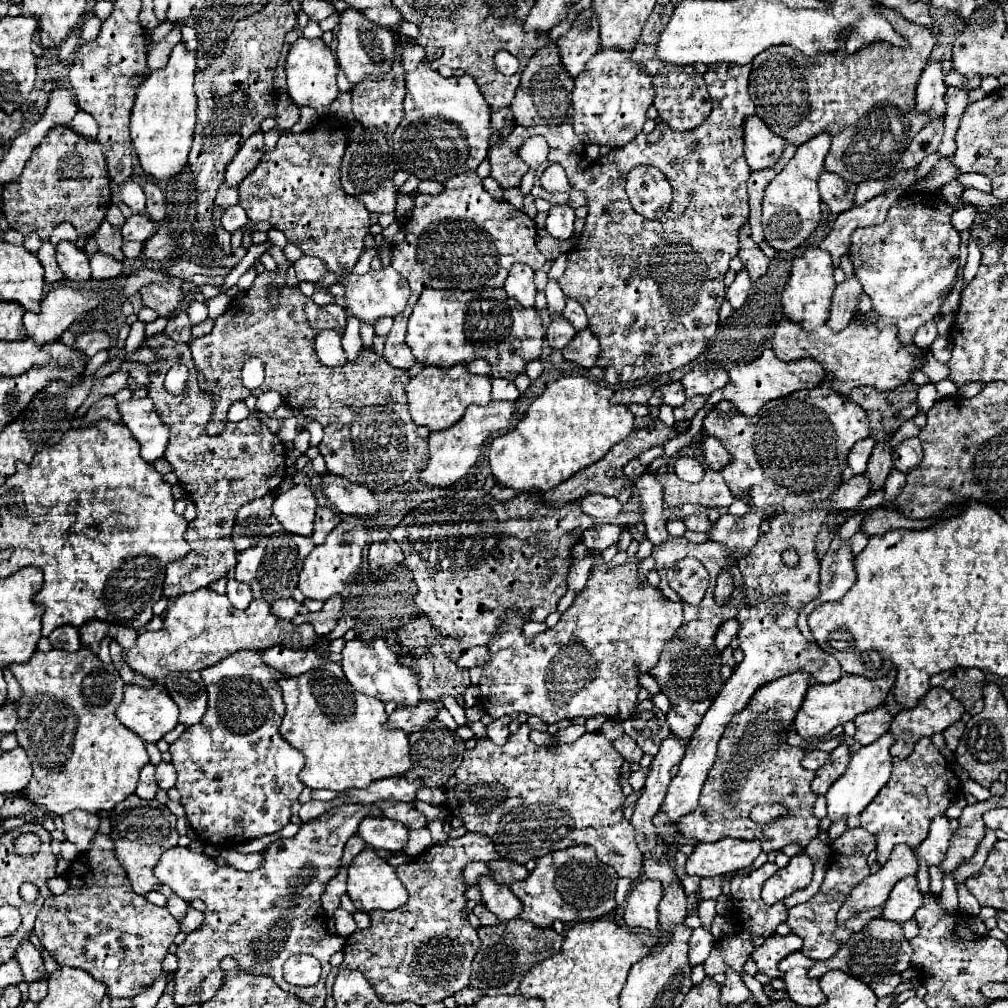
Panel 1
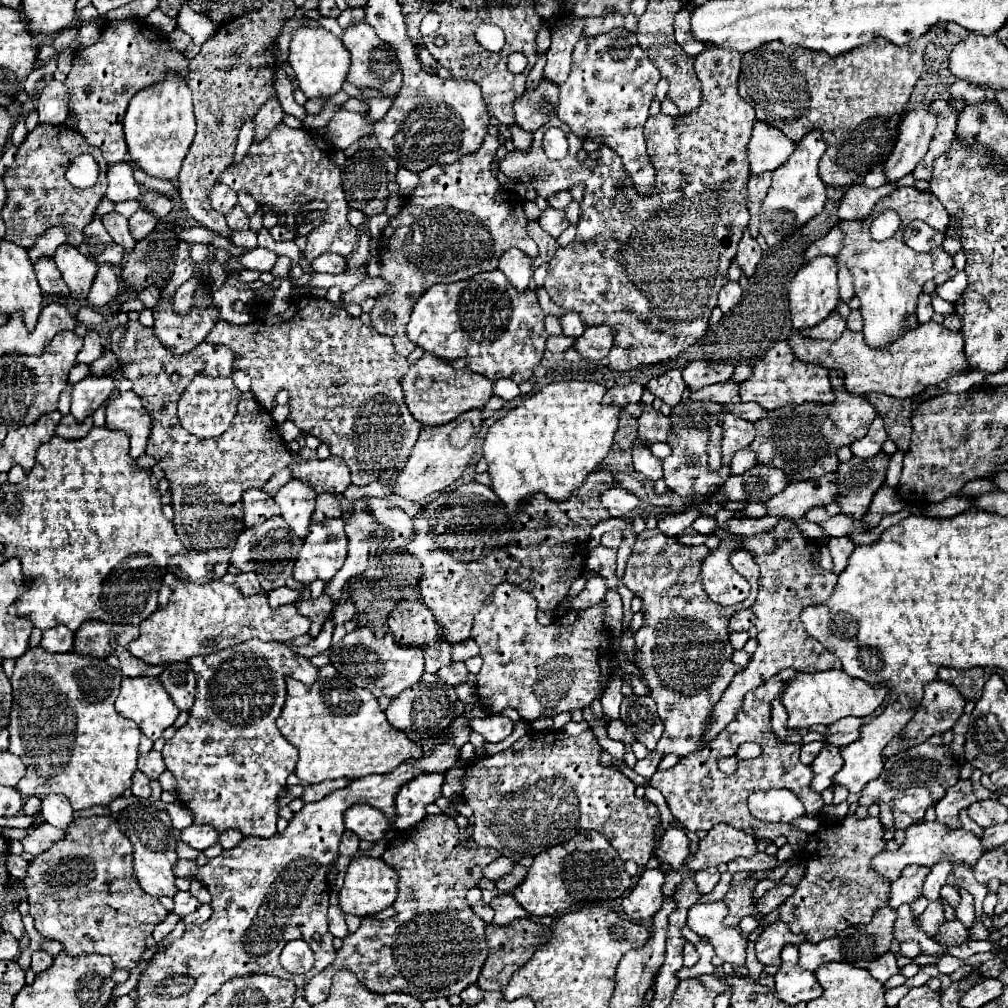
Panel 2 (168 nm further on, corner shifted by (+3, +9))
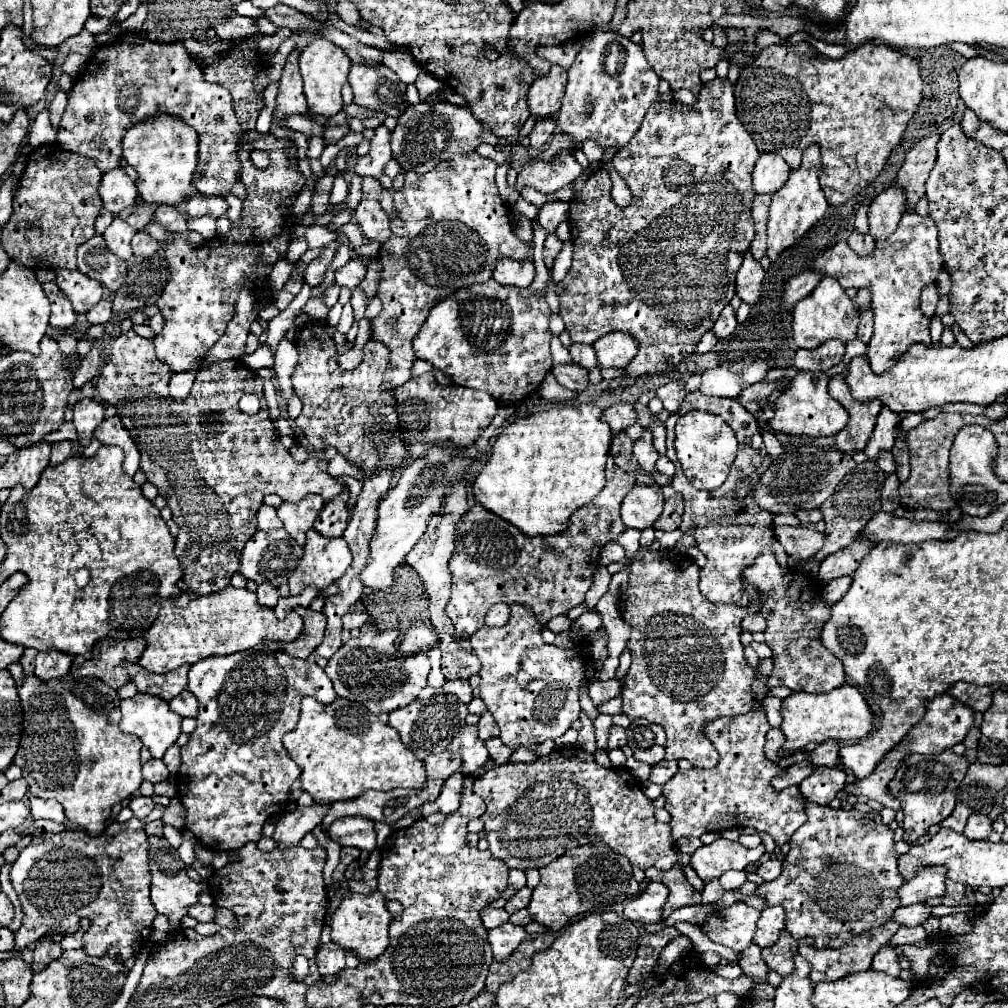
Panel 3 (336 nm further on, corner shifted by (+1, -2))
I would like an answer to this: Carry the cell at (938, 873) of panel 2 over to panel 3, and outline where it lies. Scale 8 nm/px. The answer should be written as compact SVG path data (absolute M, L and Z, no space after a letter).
M914 903L908 907L898 907L896 915L892 915L892 921L904 925L904 927L916 927L922 925L930 917L932 907L926 907L924 903Z

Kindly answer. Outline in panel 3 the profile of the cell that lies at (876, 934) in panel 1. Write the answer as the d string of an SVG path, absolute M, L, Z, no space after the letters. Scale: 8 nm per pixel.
M888 921L884 927L876 927L872 931L866 931L864 935L856 935L852 937L846 947L840 947L840 949L816 949L812 945L800 945L798 947L798 953L808 959L812 963L812 973L810 973L810 979L812 983L820 983L820 981L836 981L836 979L842 979L846 975L852 975L852 973L860 973L860 971L868 971L870 965L872 965L872 957L876 955L876 951L880 947L886 947L890 937L898 931L898 923L894 921Z

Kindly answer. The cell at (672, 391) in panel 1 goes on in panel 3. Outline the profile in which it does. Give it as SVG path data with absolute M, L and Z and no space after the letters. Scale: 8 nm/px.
M670 381L670 383L662 385L656 393L658 393L658 399L664 403L664 409L668 409L670 413L676 413L686 397L684 381Z

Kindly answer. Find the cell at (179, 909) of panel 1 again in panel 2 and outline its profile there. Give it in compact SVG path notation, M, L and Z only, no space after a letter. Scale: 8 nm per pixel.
M178 892L174 896L174 914L178 914L180 918L184 918L190 912L196 912L198 908L200 908L200 902L188 892Z

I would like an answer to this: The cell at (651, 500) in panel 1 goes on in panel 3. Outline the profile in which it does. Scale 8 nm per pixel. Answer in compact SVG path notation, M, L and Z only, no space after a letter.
M646 427L644 433L642 433L642 437L634 443L634 457L638 459L642 471L646 471L648 475L658 473L654 463L656 463L656 459L658 459L660 455L658 455L658 451L656 451L654 445L652 445L652 429L650 429L650 427Z

